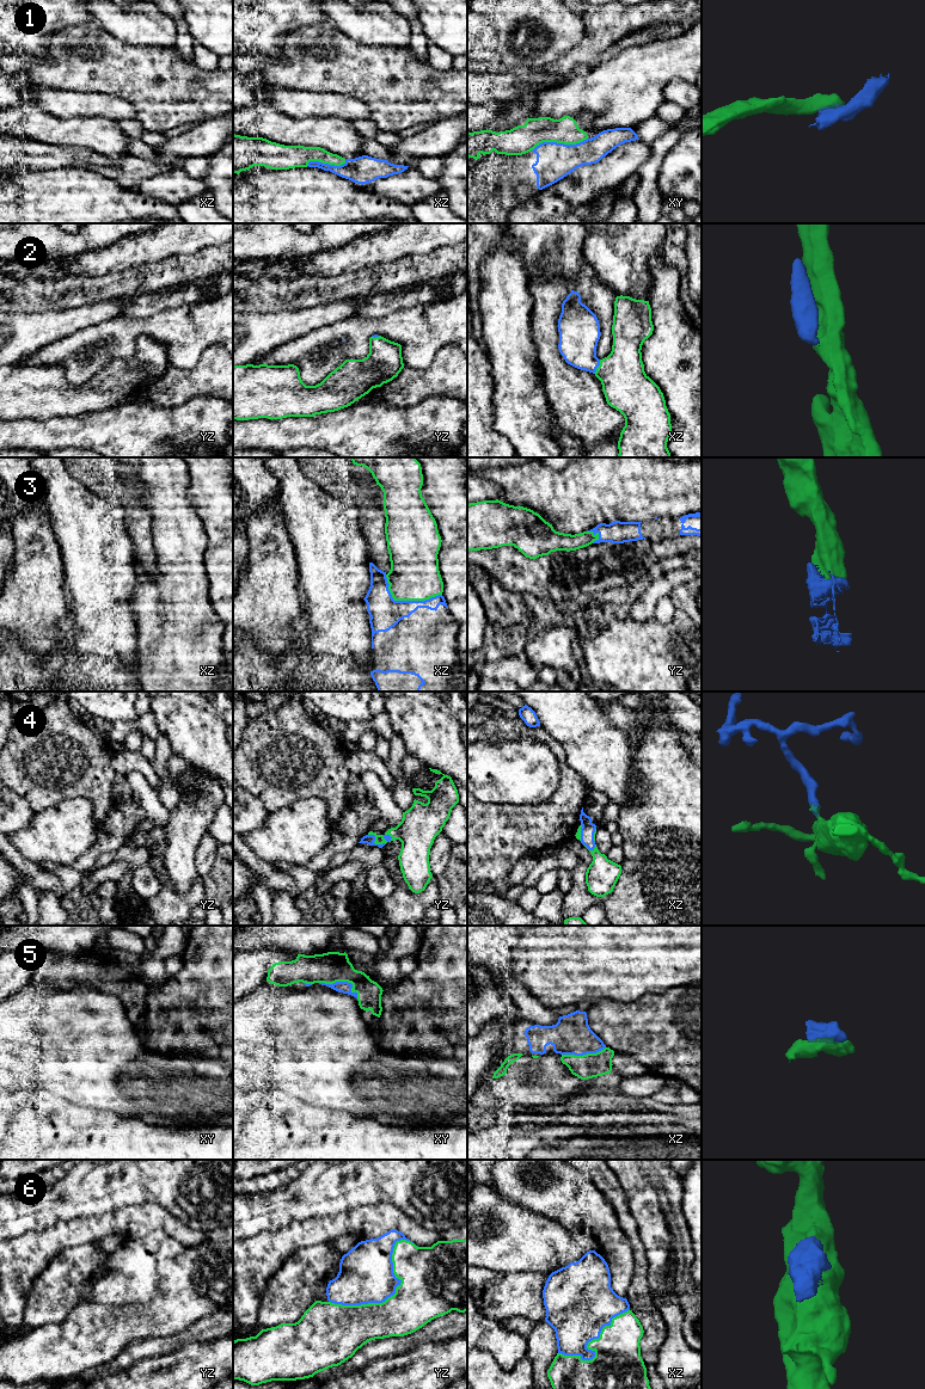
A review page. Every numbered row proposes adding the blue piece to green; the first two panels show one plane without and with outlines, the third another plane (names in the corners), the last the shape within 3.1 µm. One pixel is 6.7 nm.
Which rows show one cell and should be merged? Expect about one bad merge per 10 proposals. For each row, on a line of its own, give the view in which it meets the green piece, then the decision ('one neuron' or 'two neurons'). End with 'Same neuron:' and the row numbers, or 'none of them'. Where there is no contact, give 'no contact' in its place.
1: contact in xy; two neurons
2: contact in xz; one neuron
3: contact in xz; one neuron
4: contact in yz; one neuron
5: contact in xy; one neuron
6: contact in yz; one neuron
Same neuron: 2, 3, 4, 5, 6

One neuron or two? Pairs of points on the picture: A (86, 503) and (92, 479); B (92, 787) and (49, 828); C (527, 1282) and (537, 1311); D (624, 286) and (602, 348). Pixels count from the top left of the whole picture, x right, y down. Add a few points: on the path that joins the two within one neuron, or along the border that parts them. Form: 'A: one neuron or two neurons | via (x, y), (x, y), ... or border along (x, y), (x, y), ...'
A: two neurons | border along (69, 472), (96, 495), (116, 502)
B: two neurons | border along (53, 805), (86, 798), (96, 822)
C: one neuron | via (527, 1289), (527, 1302), (530, 1304)
D: two neurons | border along (596, 274), (616, 296)

